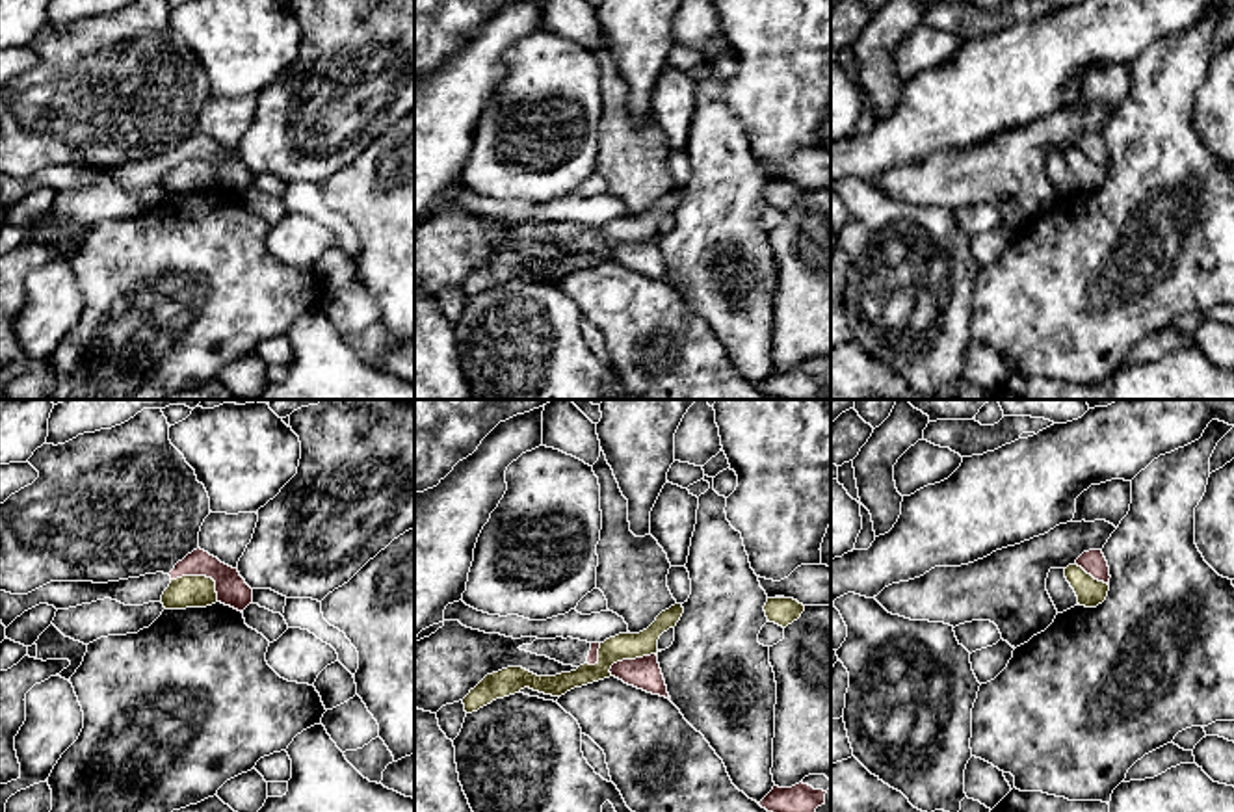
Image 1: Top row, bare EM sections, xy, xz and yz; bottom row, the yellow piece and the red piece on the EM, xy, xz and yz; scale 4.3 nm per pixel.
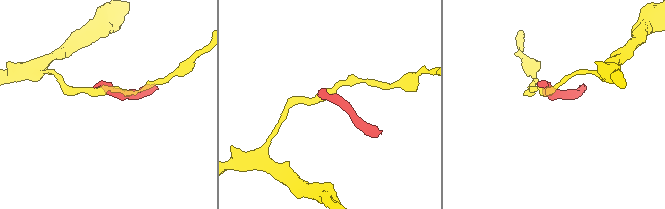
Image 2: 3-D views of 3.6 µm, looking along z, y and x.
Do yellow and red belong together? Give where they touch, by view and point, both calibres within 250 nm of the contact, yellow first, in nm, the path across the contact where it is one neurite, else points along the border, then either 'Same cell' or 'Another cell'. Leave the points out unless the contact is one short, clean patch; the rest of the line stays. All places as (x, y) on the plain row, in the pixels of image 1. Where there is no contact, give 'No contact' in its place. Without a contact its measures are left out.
Touches yellow at xy (203, 160). Thickness 140 nm (yellow) against 140 nm. Boundary: xy (171, 162), (209, 160), (214, 166), (218, 184). Another cell

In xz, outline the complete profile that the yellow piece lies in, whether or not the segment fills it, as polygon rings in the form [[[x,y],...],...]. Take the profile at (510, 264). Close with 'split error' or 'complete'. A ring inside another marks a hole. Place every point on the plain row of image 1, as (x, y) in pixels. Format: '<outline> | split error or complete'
[[[675,188],[669,193],[662,195],[647,214],[639,217],[619,217],[606,223],[604,227],[600,227],[598,245],[595,249],[584,247],[576,255],[561,256],[556,260],[537,260],[522,251],[507,251],[498,256],[487,258],[463,282],[465,295],[478,295],[496,282],[520,277],[524,271],[545,279],[561,281],[574,271],[610,262],[610,253],[613,247],[658,238],[660,219],[669,212],[675,212],[682,197],[682,188]]] | complete

